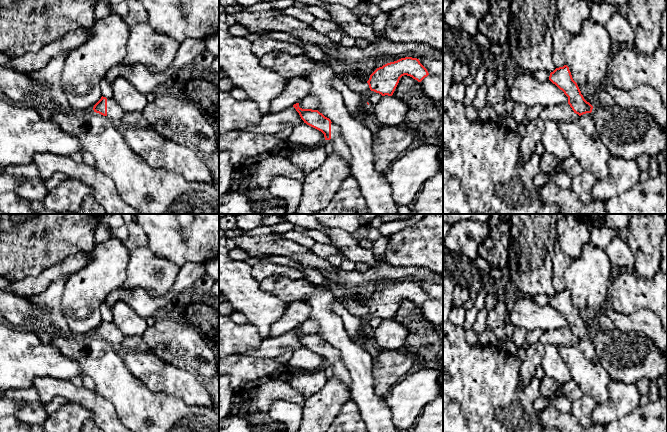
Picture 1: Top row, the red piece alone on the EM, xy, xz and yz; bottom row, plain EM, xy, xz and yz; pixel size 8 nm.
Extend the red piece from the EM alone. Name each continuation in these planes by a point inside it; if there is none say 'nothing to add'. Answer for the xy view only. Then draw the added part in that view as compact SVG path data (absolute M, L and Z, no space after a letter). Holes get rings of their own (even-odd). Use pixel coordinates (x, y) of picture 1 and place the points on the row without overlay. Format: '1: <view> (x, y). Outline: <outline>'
1: xy (114, 336). Outline: M113 321L107 322L107 342L115 348L120 347L121 342L125 338L124 334L119 330Z

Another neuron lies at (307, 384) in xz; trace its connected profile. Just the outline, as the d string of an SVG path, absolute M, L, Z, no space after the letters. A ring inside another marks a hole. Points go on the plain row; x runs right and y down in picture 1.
M324 367L315 372L296 372L285 377L290 385L299 391L304 398L318 392L327 382Z

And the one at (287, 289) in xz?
M269 276L260 282L260 288L271 292L288 304L301 300L301 298L314 291L313 286L308 286L302 280L295 280L283 276Z

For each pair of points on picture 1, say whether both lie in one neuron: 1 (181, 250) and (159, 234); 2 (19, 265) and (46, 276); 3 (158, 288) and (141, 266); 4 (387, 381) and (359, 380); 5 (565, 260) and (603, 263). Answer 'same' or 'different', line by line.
1: same
2: different
3: same
4: different
5: different

